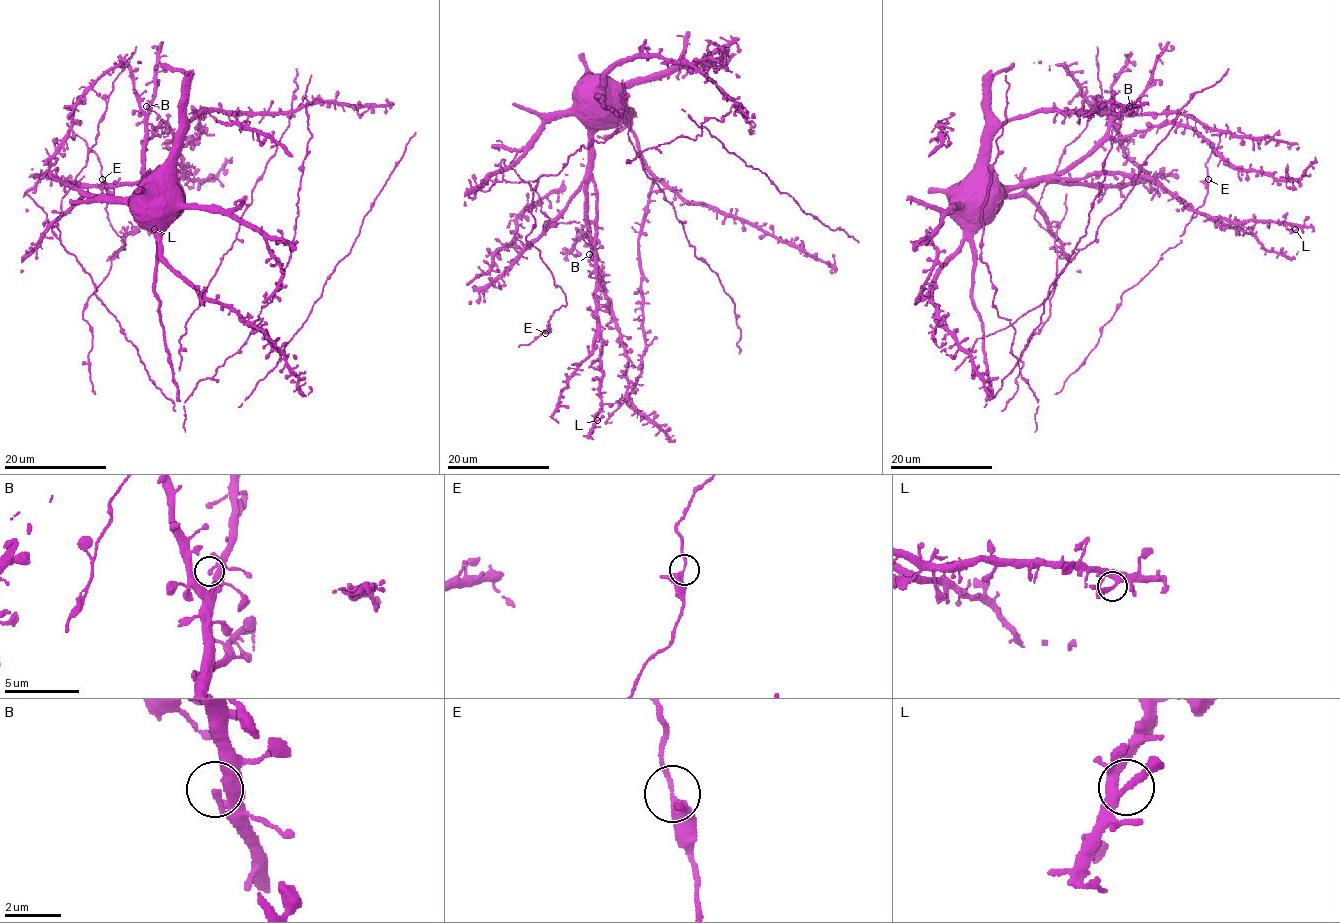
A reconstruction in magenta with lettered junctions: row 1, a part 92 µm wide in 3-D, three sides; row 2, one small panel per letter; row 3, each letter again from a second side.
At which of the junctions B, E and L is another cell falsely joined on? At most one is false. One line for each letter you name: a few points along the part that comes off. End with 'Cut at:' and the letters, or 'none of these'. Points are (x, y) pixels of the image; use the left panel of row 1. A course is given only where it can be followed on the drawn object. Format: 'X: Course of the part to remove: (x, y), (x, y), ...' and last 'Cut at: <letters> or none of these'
Cut at: none of these

